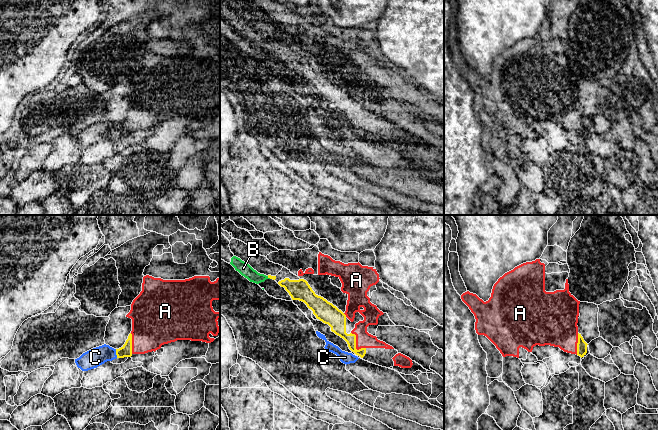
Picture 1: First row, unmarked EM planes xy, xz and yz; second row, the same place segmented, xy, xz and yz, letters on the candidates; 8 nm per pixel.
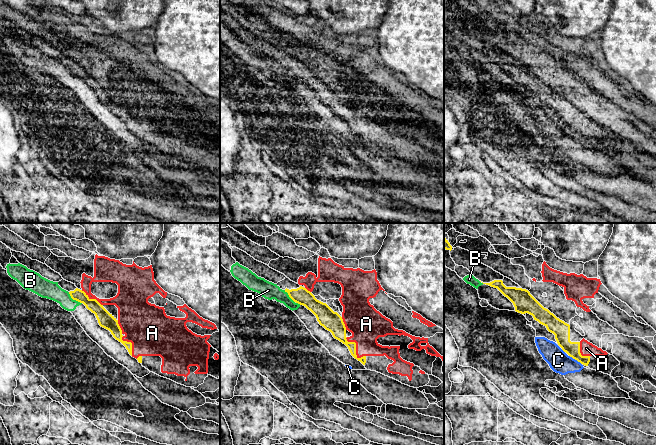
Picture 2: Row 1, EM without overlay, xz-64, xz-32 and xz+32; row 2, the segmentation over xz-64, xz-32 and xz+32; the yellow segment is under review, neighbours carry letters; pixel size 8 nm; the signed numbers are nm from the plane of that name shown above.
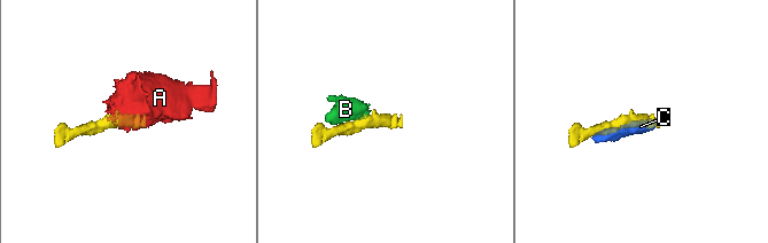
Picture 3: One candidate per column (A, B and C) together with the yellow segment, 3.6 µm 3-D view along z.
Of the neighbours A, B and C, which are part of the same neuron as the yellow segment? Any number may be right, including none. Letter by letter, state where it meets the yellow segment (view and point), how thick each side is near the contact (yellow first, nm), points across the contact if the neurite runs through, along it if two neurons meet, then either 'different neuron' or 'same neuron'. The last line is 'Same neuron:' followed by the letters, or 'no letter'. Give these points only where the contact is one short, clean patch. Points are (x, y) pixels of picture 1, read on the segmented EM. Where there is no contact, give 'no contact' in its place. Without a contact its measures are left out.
A: contact xz (355, 344); calibres 150 and 130 nm; same neuron
B: contact xz (269, 277); calibres 30 and 100 nm; border xz (267, 276), (270, 278); different neuron
C: contact xy (116, 353); calibres 100 and 150 nm; different neuron
Same neuron: A

